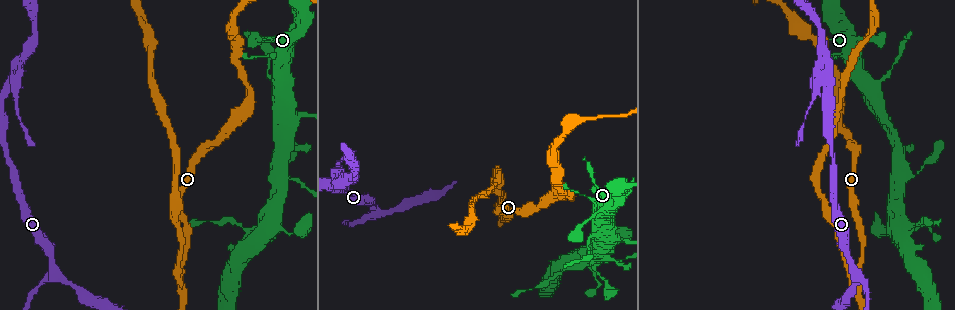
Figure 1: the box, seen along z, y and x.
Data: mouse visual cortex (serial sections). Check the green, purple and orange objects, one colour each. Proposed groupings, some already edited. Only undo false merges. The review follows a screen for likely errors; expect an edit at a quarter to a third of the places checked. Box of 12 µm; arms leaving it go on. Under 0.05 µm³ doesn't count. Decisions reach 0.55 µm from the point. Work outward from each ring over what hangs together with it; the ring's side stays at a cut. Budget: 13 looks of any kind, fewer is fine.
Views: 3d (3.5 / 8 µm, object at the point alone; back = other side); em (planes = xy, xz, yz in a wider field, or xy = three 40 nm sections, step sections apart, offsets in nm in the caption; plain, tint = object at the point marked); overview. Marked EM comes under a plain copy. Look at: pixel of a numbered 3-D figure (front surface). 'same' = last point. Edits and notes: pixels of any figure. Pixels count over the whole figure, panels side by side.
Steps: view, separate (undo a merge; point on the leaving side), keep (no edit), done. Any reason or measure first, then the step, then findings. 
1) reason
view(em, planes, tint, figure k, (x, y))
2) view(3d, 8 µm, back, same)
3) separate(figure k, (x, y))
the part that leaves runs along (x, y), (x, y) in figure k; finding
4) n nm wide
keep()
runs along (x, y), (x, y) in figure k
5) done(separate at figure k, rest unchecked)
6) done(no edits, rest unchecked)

arms part here
view(3d, 3.5 µm, figure 1, (375, 211))

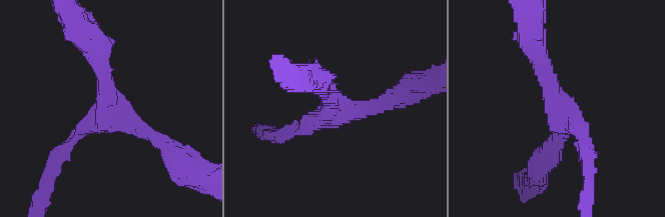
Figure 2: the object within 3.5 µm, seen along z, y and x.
3 arms; arms of 250, 250, 300 nm
view(em, xy, step 5, tint, figure 2, (335, 109))

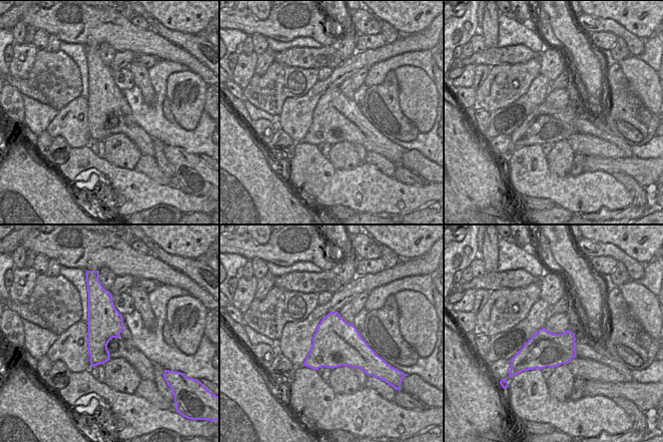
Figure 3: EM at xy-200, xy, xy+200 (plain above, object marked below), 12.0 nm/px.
keep()
runs along (94, 50), (109, 105), (165, 145) in figure 2; all the same cell

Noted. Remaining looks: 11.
sudden change in width
view(3d, 3.5 µm, figure 1, (276, 179))

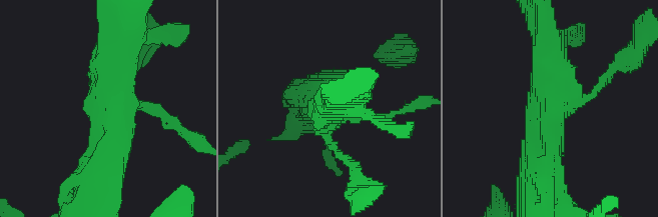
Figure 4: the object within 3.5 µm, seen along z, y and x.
4 arms; arms of 150, 150, 500, 500 nm; need the tissue
view(em, xy, step 5, tint, figure 4, (104, 100))

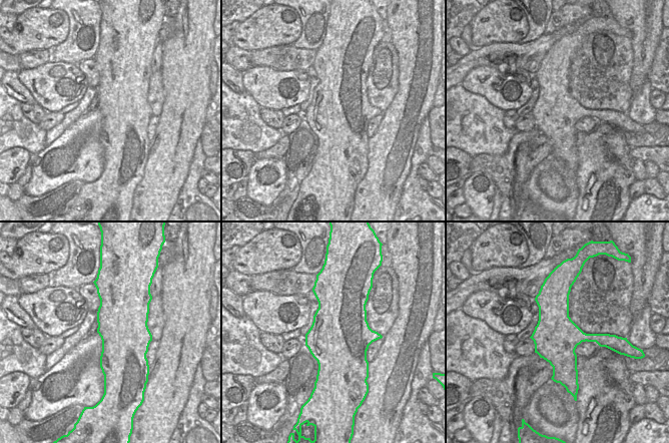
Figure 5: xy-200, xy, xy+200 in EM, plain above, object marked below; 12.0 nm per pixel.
keep()
all the same cell

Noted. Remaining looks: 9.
small branch off a trunk
view(3d, 3.5 µm, figure 1, (908, 237))

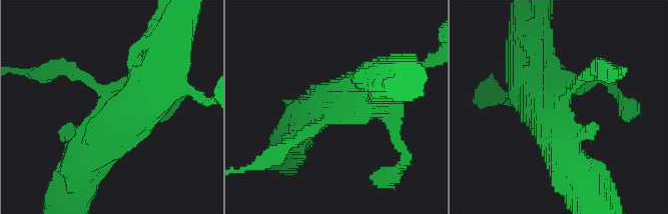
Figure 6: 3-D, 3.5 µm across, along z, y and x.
view(em, xy, step 5, tint, figure 6, (333, 108))

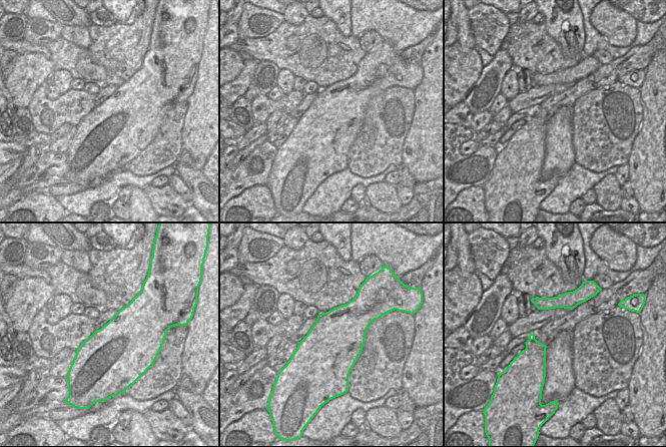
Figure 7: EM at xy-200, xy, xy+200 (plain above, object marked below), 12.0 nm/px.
keep()
runs along (164, 72), (81, 155), (75, 167) in figure 6; continuous, no second cell

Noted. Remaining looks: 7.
side arm on a straight run
view(3d, 8 µm, figure 1, (181, 271))

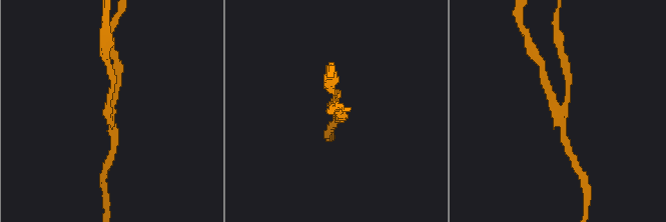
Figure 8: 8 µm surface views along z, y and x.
3 arms; arms of 200, 250, 250 nm; need the tissue
view(em, xy, step 5, tint, figure 8, (110, 111))

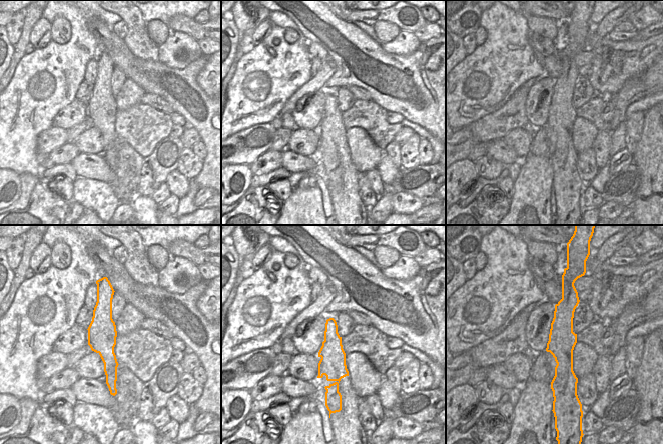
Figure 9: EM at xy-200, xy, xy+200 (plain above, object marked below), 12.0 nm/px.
separate(figure 8, (549, 92))
the part that leaves runs along (556, 111), (542, 71) in figure 8; a second cell is stuck on

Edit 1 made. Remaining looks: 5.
sharp bend
view(3d, 3.5 µm, figure 1, (814, 94))

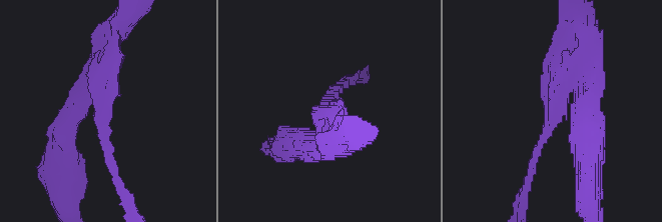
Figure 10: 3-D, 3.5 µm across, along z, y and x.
view(em, xy, step 3, tint, figure 10, (555, 114))

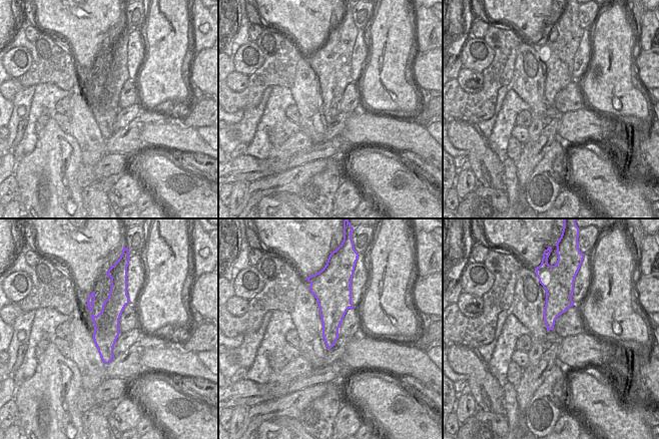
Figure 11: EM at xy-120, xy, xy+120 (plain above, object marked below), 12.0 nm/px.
separate(figure 10, (99, 110))
the part that leaves runs along (102, 74), (102, 123), (111, 163) in figure 10; two cells meet here

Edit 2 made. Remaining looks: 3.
done(separate at figure 8, separate at figure 10, rest unchecked)

